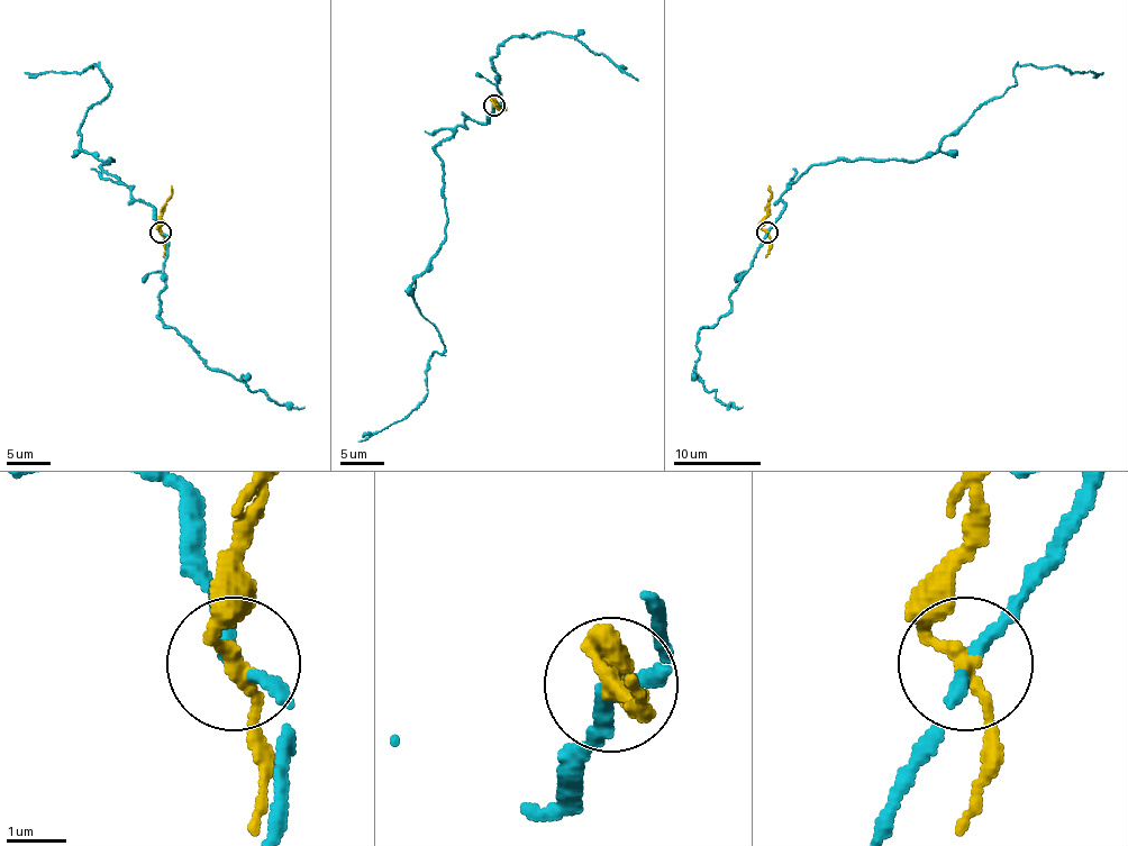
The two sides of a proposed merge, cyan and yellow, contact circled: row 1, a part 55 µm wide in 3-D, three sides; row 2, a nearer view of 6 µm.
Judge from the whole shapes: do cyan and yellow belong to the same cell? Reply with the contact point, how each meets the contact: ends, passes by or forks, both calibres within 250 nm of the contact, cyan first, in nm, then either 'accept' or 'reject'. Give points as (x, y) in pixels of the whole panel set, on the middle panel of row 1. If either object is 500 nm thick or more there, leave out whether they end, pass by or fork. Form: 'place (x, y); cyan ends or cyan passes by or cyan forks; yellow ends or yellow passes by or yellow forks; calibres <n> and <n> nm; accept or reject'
place (494, 105); cyan passes by; yellow passes by; calibres 200 and 220 nm; reject

